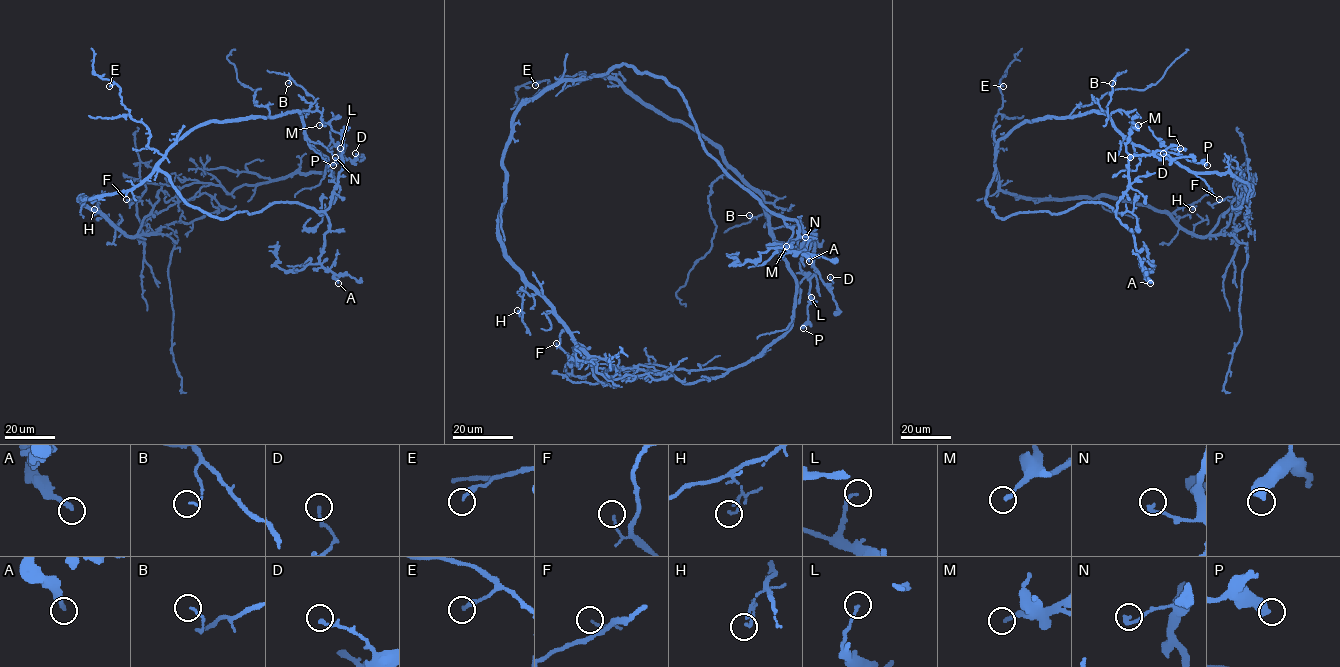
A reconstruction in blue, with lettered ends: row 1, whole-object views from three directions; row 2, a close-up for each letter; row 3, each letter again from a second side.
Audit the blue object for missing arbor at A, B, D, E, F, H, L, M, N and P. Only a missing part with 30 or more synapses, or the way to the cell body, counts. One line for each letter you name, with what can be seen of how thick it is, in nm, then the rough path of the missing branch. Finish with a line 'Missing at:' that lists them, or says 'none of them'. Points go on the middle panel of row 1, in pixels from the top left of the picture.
Missing at: none of them

